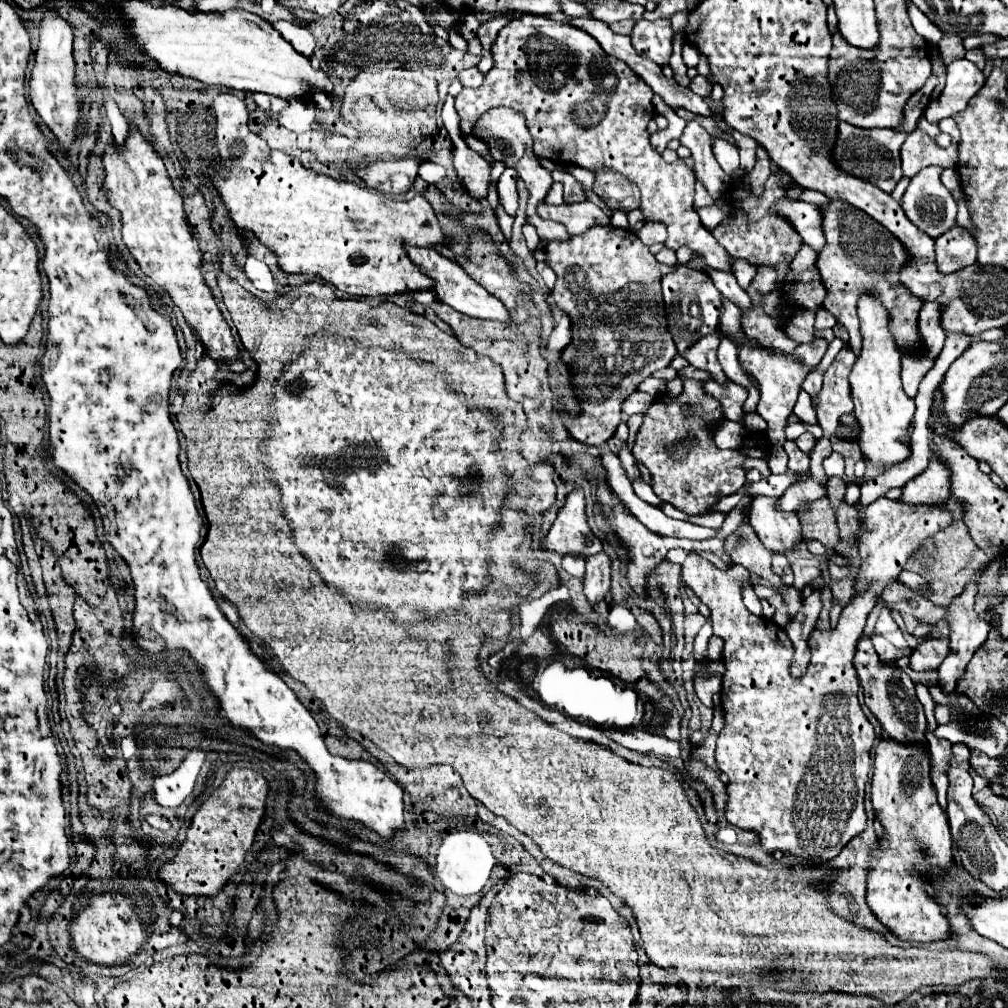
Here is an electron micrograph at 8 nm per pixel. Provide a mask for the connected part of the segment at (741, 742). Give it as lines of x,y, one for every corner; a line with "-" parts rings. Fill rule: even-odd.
879,497
877,501
869,503
867,507
861,505
859,501
853,503
853,507
859,511
861,515
861,537
857,539
857,549
859,549
859,557
861,557
861,567
859,567
859,573
855,577
855,593
851,597
851,601
847,603
847,607
843,607
843,613
839,617
839,623
833,627
833,629
813,629
813,633
809,635
809,649
811,649
811,663
809,663
809,671
801,677
801,679
793,679
789,675
789,661
791,661
791,641
787,637
787,633
775,625
773,621
765,619
765,617
757,617
753,615
745,603
743,603
743,587
745,585
751,585
749,581
749,571
741,565
733,565
729,569
717,569
711,561
707,561
705,557
697,555
697,553
689,553
687,559
683,561
683,579
687,581
687,585
699,595
699,599
711,609
711,621
713,621
713,633
715,635
723,635
725,639
725,649
723,649
723,661
725,661
725,675
723,675
723,689
721,689
721,707
725,711
725,727
723,731
719,733
717,737
717,751
715,751
715,761
717,761
717,767
721,769
723,777
727,777
727,785
729,785
729,803
725,807
725,819
735,825
735,827
741,827
741,829
751,829
755,833
761,833
761,845
765,851
773,853
773,851
783,851
783,853
791,853
797,857
799,863
807,863
807,865
819,865
819,863
827,863
831,861
835,855
839,855
841,847
851,841
855,835
859,835
863,829
865,829
865,823
867,823
867,815
865,815
865,807
863,807
863,797
865,797
865,785
867,785
867,779
869,779
869,769
871,769
871,749
875,747
875,731
873,731
873,725
869,723
867,715
863,713
861,705
859,705
859,679
857,679
857,673
853,669
853,653
855,653
855,647
857,647
857,641
859,637
863,635
863,627
865,627
865,621
867,621
867,615
873,611
875,603
879,601
881,593
885,587
893,585
897,581
897,577
901,575
903,571
903,565
907,563
909,555
919,549
925,539
929,539
933,533
945,529
949,523
951,523
951,513
945,509
945,507
929,507
929,505
903,505
899,501
889,501
887,497
-
835,777
837,781
837,805
833,805
831,809
821,809
821,807
827,807
827,783
831,783

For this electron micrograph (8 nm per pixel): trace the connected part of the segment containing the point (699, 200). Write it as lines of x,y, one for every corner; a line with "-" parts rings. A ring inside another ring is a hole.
695,181
695,207
707,207
713,203
715,203
715,199
705,193
705,187
701,185
701,181

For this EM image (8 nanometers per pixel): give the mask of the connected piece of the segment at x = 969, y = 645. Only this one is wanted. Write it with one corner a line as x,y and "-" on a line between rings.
967,583
967,589
965,589
961,595
957,595
957,597
949,603
949,607
945,609
945,611
947,611
947,617
949,617
949,625
951,625
951,635
949,635
949,639
951,639
951,653
949,653
947,659
939,665
939,679
937,679
937,683
939,683
947,693
955,689
957,681
961,679
961,675
963,675
963,671
965,671
965,665
971,661
973,653
985,643
987,633
989,633
989,629
991,629
989,623
987,623
985,619
981,619
981,617
977,615
977,611
975,611
975,595
977,595
977,583

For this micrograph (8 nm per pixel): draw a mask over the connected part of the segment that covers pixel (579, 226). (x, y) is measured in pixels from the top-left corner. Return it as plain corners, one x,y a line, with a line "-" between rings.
586,200
581,203
549,205
539,203
537,215
562,223
570,235
581,235
594,225
609,225
611,219
598,206

